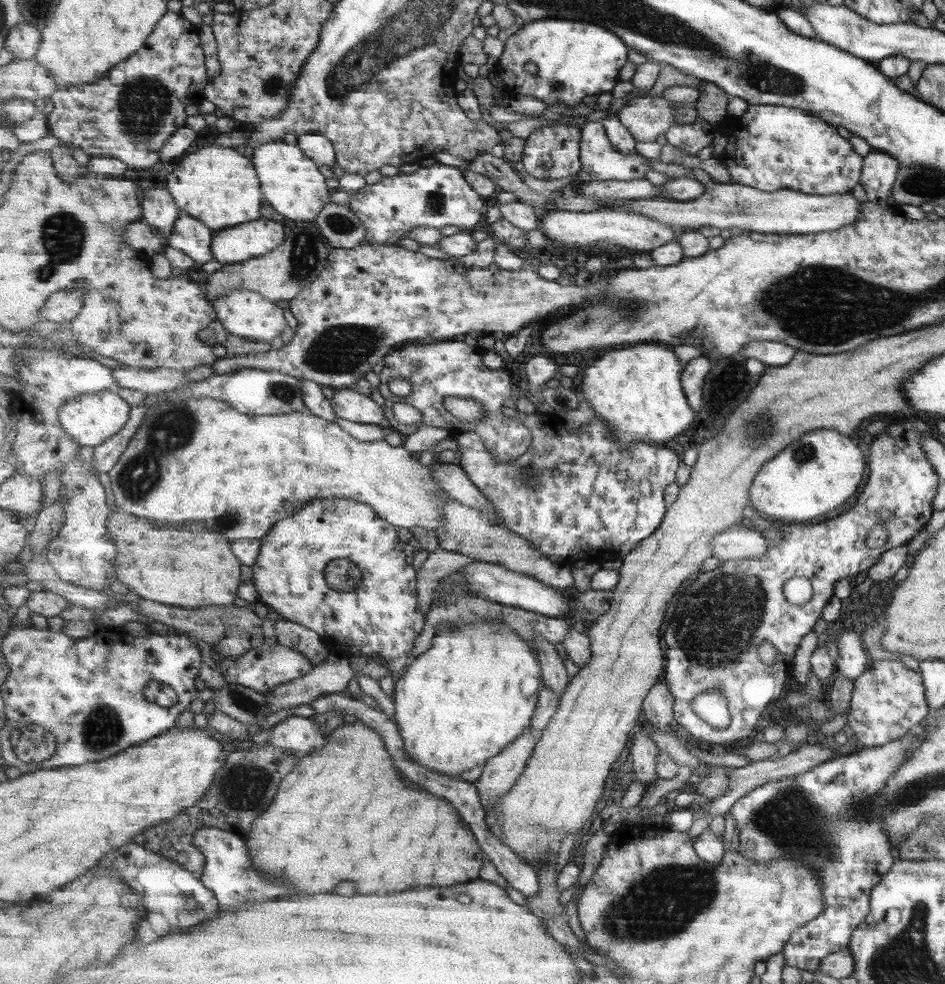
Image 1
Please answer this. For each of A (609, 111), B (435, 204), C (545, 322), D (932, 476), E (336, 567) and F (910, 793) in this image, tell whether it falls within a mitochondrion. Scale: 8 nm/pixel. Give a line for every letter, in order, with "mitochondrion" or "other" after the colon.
A: other
B: mitochondrion
C: other
D: other
E: mitochondrion
F: mitochondrion

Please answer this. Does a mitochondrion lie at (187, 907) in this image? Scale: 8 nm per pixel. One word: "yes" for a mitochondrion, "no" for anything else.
yes

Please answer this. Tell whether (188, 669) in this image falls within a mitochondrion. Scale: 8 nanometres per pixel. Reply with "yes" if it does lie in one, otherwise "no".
no

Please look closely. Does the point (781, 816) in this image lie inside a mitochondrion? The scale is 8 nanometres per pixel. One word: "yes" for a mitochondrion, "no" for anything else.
yes

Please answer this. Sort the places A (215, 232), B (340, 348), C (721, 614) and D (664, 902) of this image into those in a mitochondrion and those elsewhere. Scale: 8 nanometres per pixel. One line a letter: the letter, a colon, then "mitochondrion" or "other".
A: other
B: mitochondrion
C: mitochondrion
D: mitochondrion

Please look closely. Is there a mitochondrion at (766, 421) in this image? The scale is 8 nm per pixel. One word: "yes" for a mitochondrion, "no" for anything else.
yes

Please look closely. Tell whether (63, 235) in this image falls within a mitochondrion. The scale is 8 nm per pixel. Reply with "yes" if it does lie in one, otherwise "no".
yes

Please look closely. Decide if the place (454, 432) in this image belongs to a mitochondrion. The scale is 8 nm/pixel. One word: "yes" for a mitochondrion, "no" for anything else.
no

